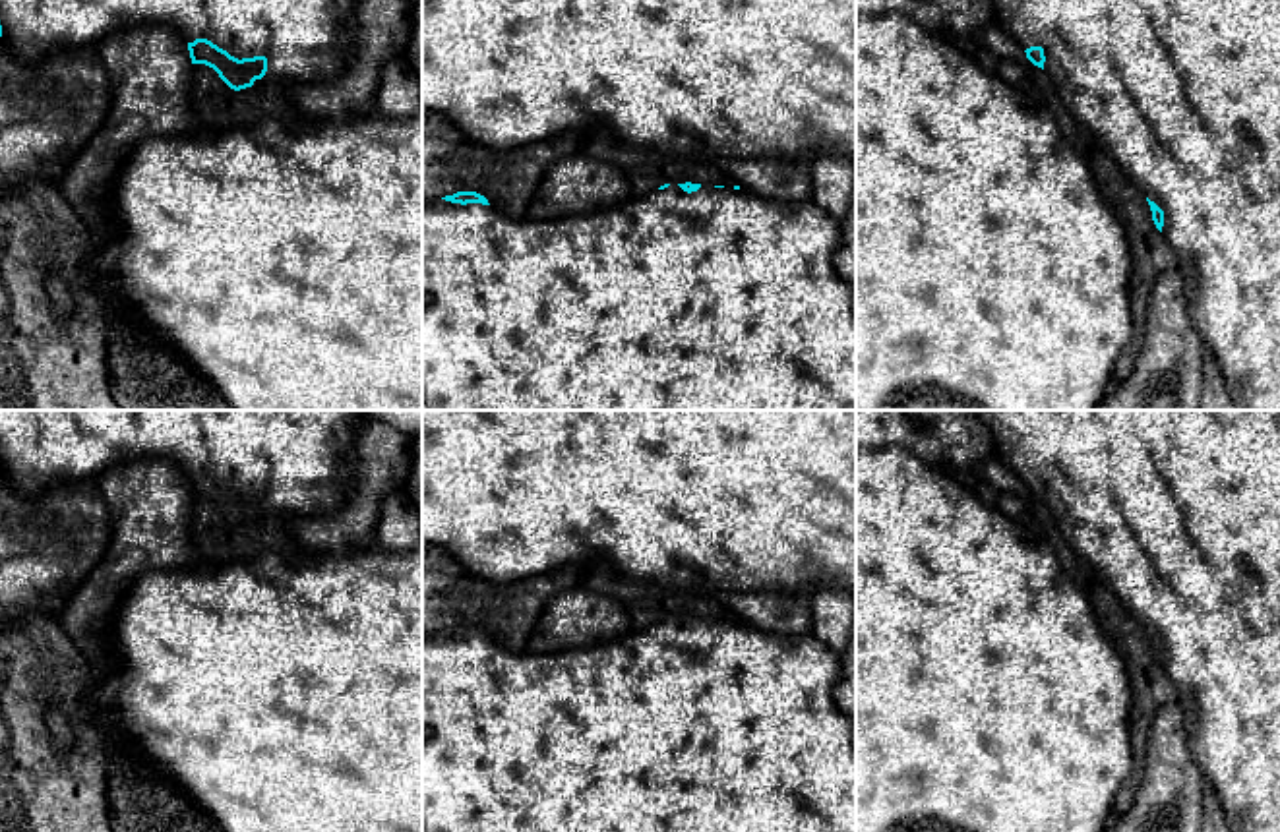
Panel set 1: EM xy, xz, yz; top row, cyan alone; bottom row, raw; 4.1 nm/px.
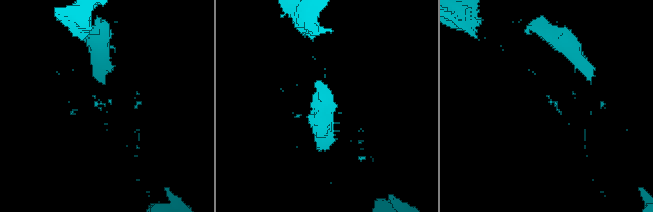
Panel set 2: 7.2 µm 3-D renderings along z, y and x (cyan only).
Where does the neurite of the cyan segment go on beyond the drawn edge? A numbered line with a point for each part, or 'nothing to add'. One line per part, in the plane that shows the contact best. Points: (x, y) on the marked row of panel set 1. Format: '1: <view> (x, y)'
1: xy (304, 41)

